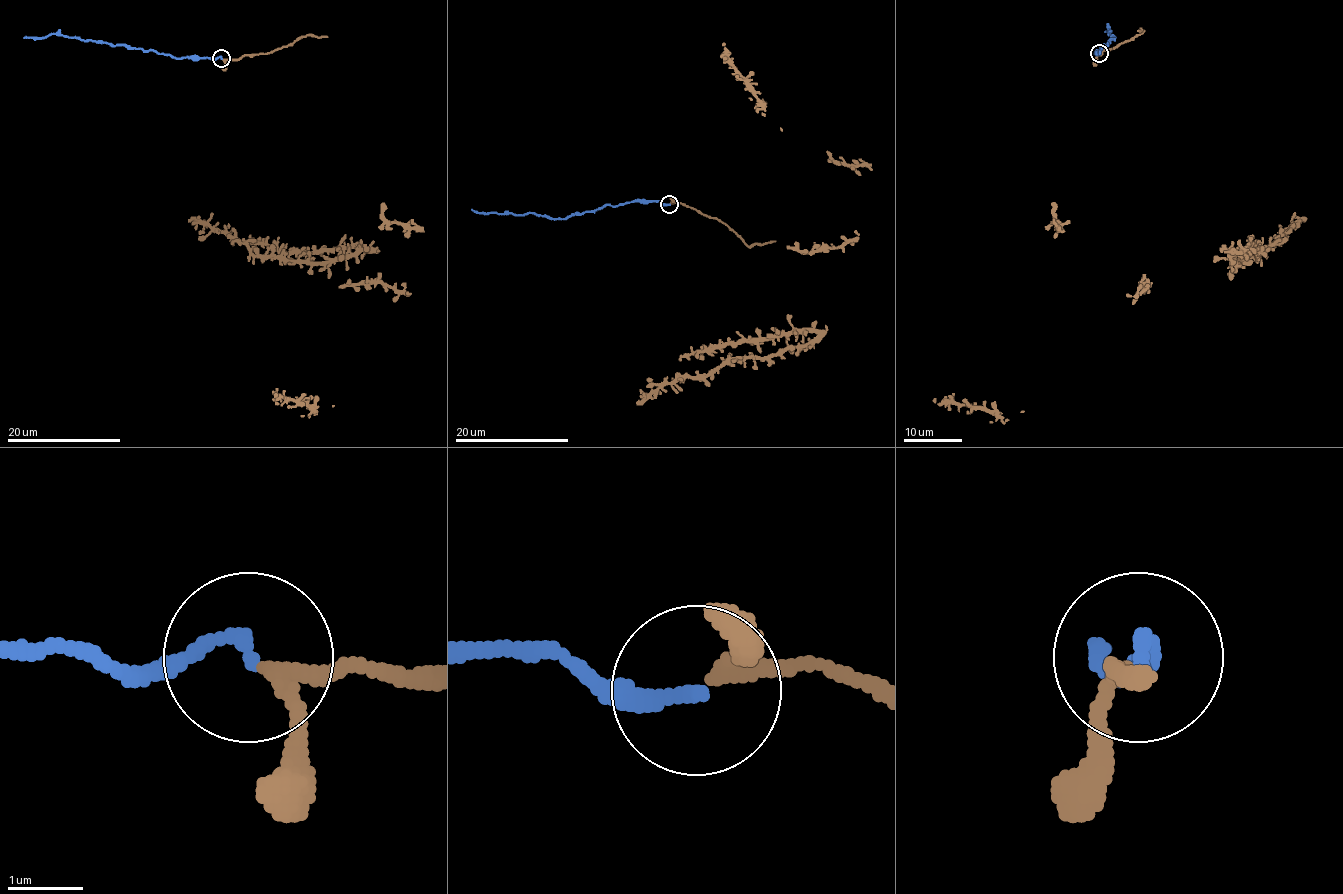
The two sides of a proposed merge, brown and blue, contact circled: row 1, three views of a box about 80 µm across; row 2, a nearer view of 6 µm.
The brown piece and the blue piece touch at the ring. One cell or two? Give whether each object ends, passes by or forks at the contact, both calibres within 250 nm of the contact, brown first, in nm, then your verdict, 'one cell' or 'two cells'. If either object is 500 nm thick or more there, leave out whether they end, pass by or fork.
brown passes by | blue ends | 190/200 nm | one cell

